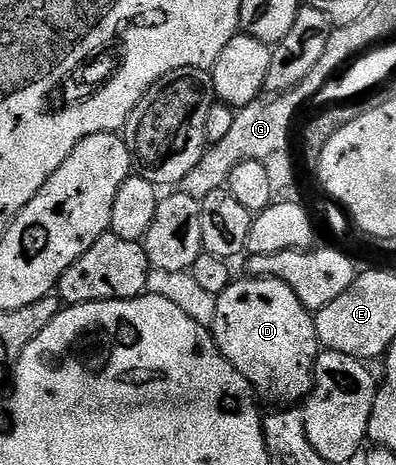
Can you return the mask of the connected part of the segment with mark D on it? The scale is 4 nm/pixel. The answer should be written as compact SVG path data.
M249 276L243 279L243 282L231 281L227 290L218 295L216 320L212 327L214 339L222 355L245 376L251 391L261 401L263 398L266 402L274 402L270 404L278 408L293 407L309 398L314 388L314 365L318 363L320 353L314 314L300 304L296 292L292 292L284 280Z

